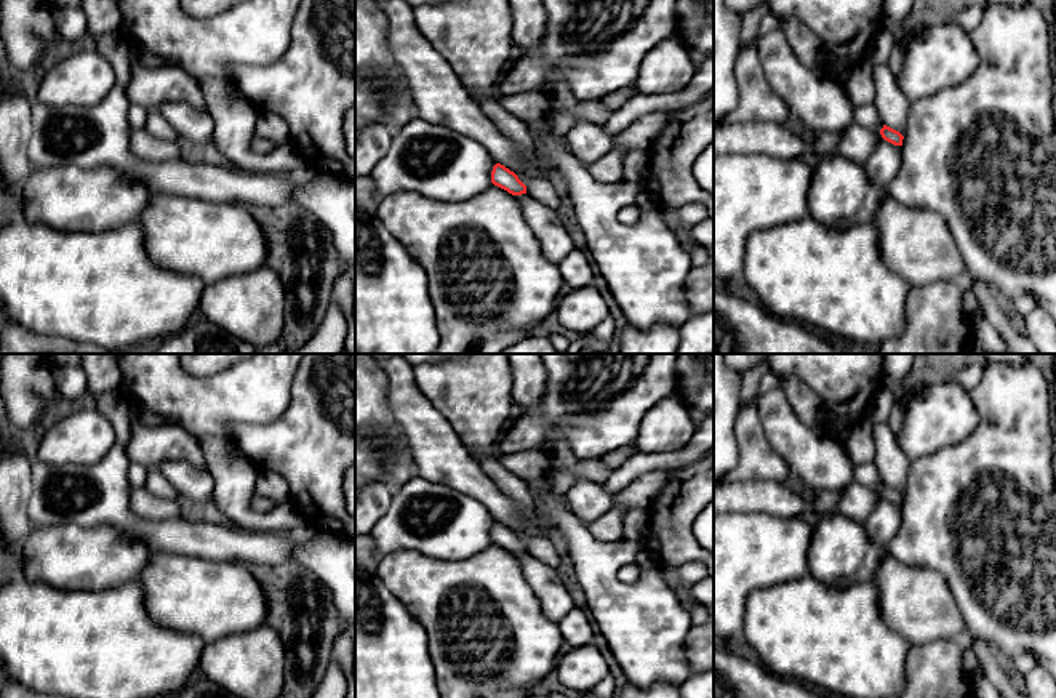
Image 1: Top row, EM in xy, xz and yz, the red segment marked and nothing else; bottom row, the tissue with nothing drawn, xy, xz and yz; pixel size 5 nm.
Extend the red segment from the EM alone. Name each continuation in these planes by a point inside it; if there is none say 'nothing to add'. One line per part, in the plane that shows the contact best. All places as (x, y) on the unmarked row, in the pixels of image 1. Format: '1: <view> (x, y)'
1: yz (866, 474)

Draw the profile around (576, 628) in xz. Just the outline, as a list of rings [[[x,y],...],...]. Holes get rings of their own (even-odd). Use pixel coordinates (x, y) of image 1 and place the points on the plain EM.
[[[573,607],[563,618],[557,621],[563,640],[571,648],[579,648],[584,644],[590,644],[595,626],[590,616],[579,607]]]

